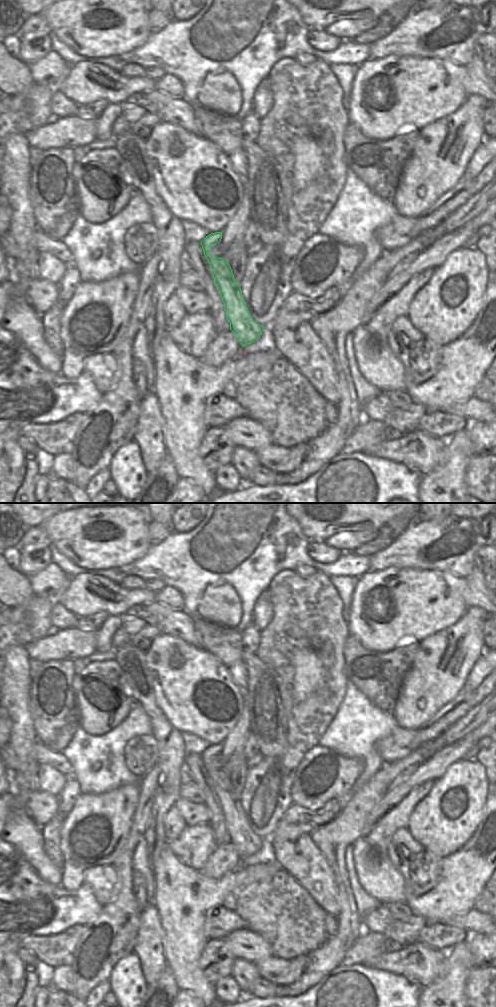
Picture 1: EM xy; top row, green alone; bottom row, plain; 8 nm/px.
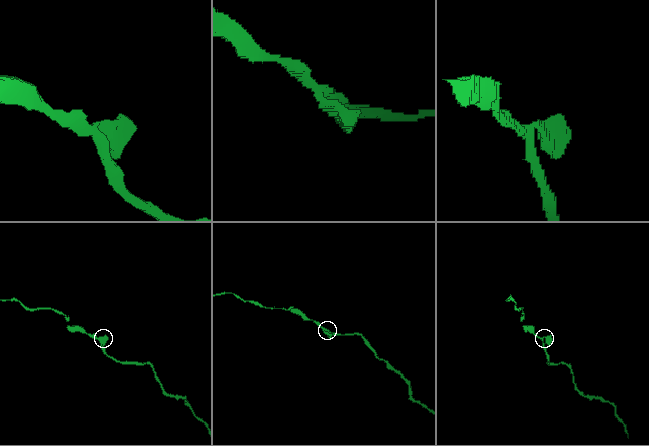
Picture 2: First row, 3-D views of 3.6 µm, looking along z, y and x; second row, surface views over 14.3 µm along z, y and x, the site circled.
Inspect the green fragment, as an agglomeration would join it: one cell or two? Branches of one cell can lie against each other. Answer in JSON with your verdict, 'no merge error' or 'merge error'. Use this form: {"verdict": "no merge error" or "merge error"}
{"verdict": "no merge error"}

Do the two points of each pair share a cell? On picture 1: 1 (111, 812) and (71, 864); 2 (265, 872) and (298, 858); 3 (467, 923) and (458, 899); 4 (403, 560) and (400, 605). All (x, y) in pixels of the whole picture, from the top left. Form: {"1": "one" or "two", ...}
{"1": "one", "2": "two", "3": "two", "4": "two"}

